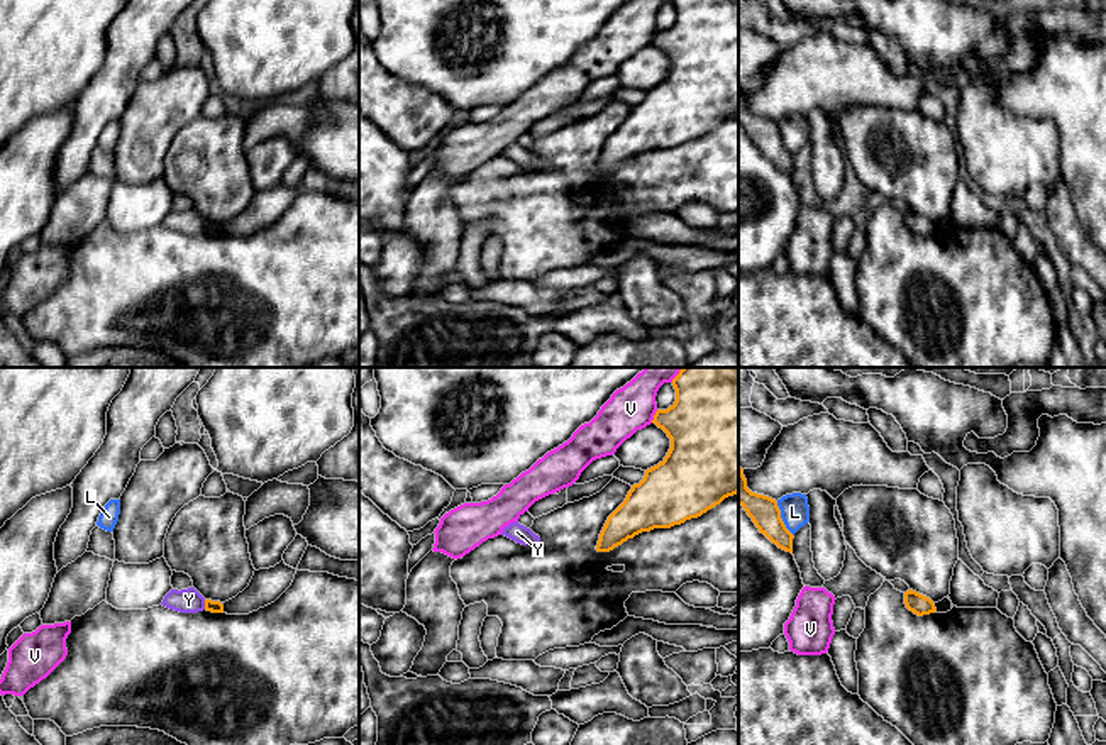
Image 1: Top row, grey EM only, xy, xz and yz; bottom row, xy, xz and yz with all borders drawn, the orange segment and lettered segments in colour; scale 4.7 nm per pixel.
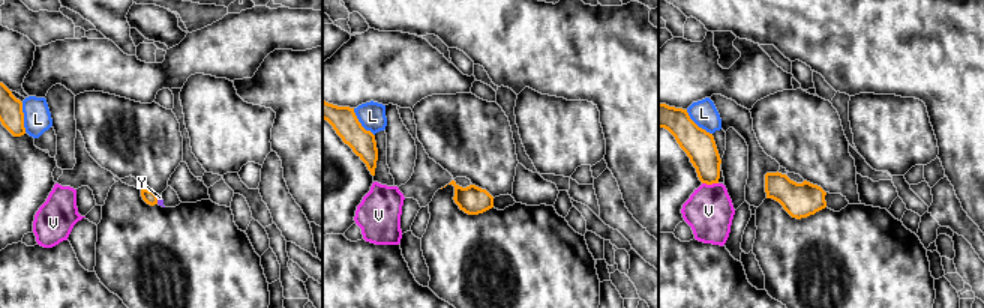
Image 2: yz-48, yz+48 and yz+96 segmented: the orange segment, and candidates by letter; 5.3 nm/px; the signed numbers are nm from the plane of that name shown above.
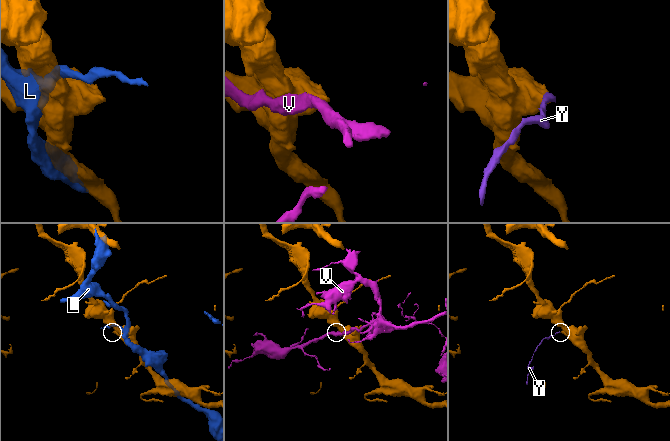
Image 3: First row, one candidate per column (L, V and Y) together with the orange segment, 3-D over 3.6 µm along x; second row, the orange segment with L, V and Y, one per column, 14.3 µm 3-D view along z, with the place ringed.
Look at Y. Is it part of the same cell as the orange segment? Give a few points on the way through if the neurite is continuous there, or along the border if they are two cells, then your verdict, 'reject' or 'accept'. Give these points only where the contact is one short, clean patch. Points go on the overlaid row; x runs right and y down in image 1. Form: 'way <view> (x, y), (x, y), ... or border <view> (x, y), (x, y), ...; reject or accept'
border xy (204, 600), (205, 608); reject

